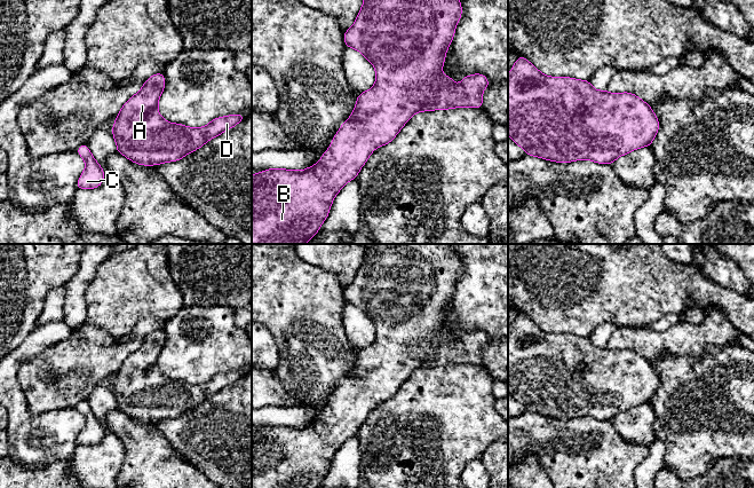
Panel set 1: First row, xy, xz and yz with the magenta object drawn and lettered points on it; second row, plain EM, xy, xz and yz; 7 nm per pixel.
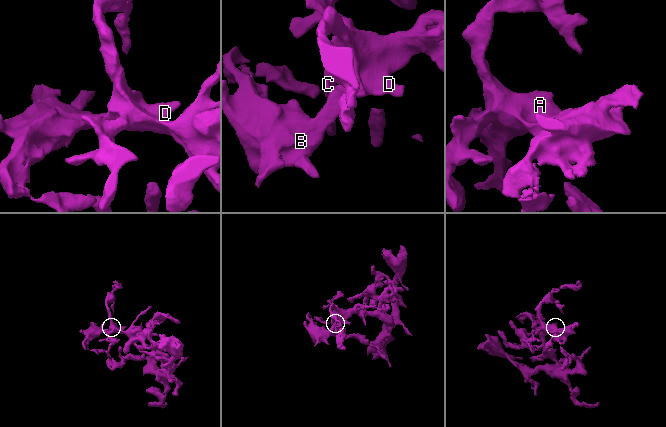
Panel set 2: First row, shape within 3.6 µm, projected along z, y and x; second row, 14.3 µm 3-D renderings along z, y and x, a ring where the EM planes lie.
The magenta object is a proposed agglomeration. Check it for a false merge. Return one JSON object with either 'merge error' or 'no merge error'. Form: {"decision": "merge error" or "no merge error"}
{"decision": "no merge error"}

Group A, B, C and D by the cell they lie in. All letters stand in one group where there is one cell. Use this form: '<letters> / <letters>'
A B C D

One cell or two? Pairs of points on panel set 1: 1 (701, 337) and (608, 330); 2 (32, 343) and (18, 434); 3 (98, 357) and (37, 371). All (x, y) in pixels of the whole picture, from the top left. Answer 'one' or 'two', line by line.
1: two
2: one
3: one

